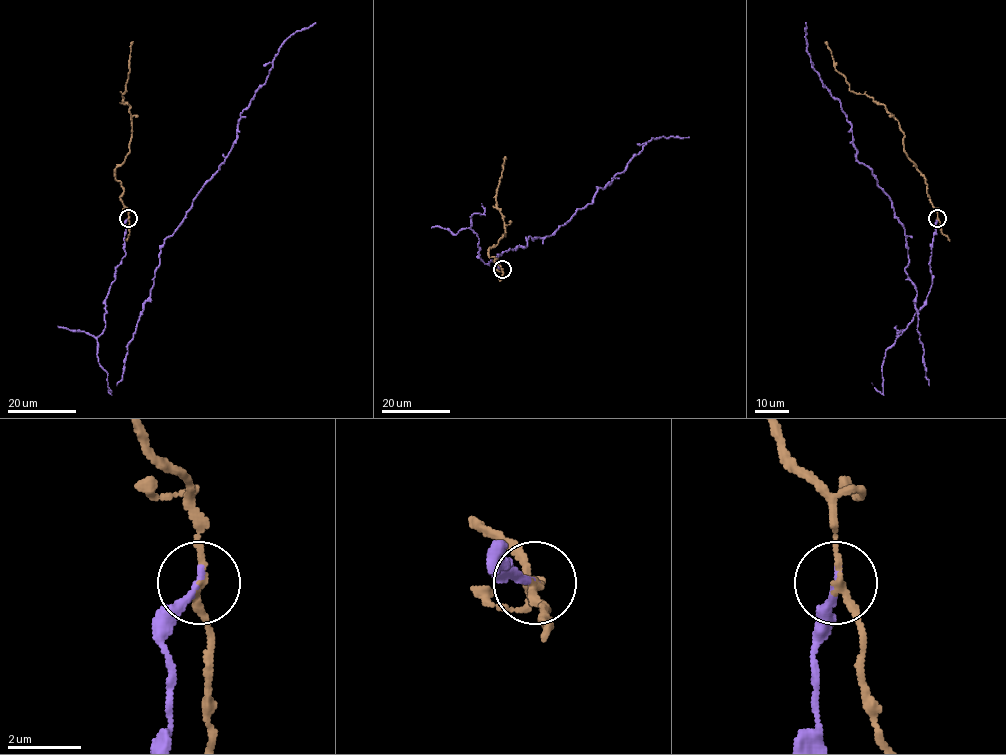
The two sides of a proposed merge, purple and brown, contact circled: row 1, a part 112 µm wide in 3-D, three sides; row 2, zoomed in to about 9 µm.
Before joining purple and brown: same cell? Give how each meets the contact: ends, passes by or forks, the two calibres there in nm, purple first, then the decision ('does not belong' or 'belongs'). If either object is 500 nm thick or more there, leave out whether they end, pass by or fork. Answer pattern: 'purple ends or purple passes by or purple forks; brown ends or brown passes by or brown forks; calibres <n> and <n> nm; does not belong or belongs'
purple ends; brown passes by; calibres 240 and 180 nm; does not belong

